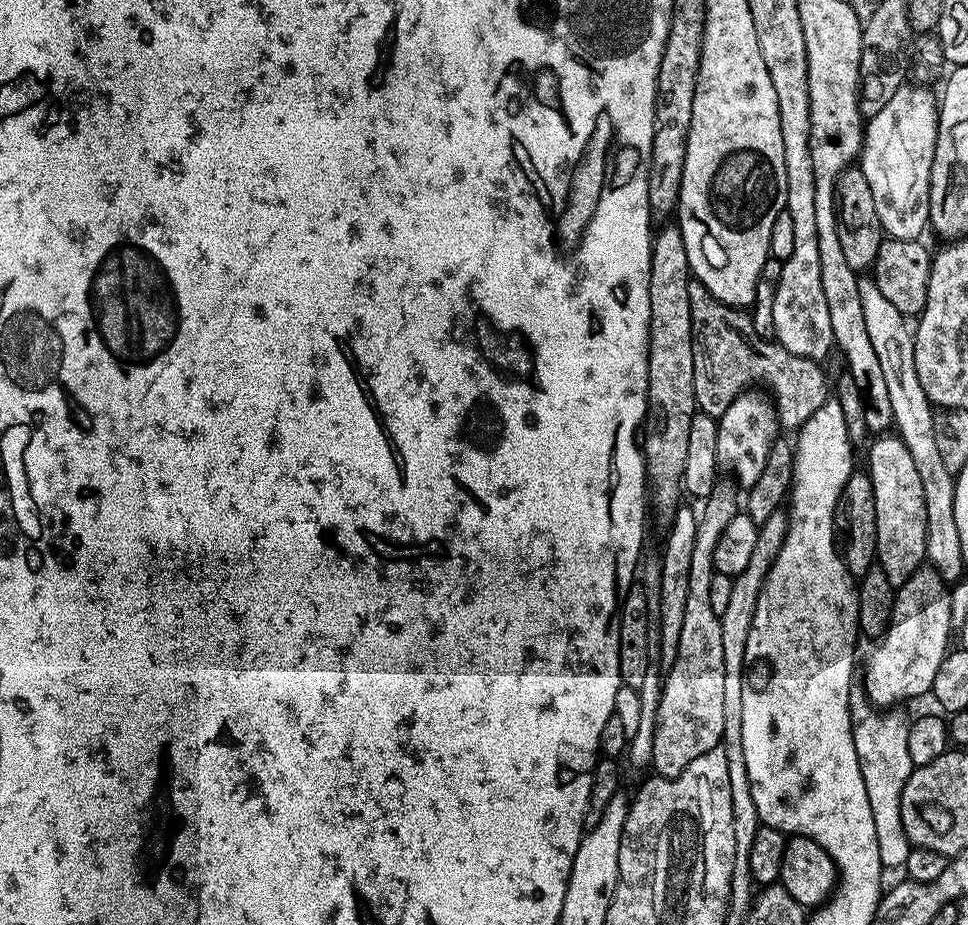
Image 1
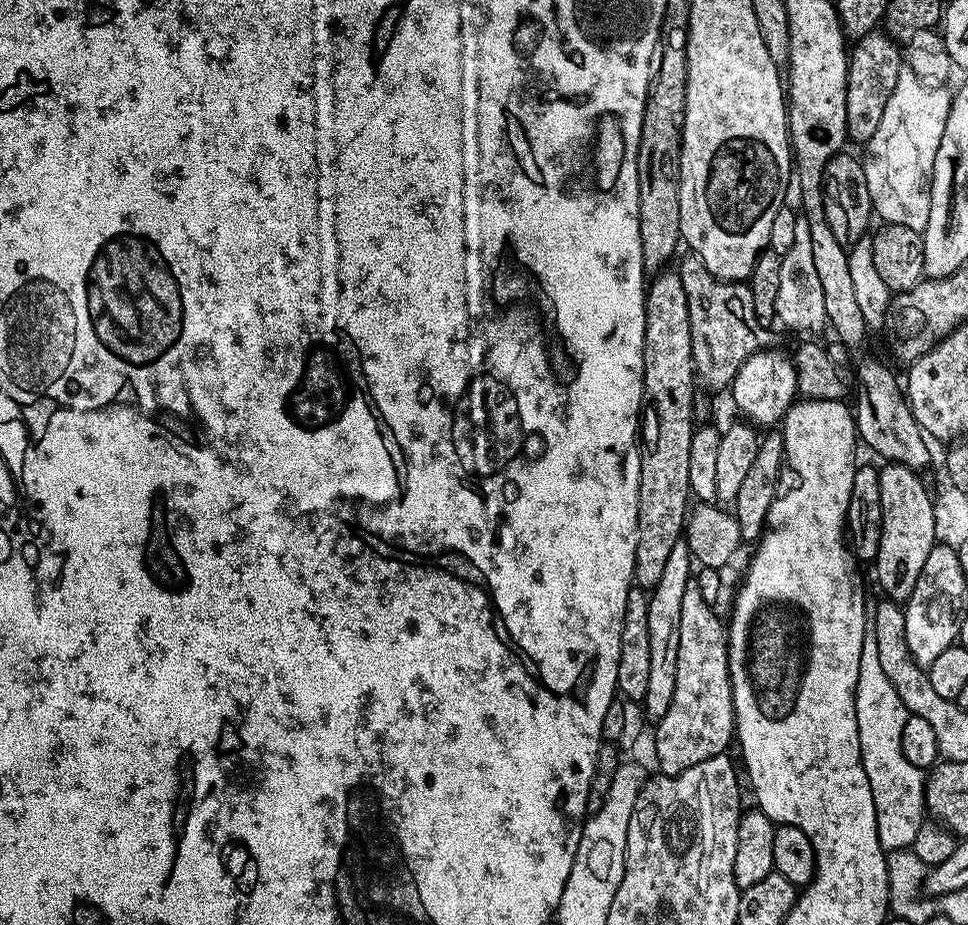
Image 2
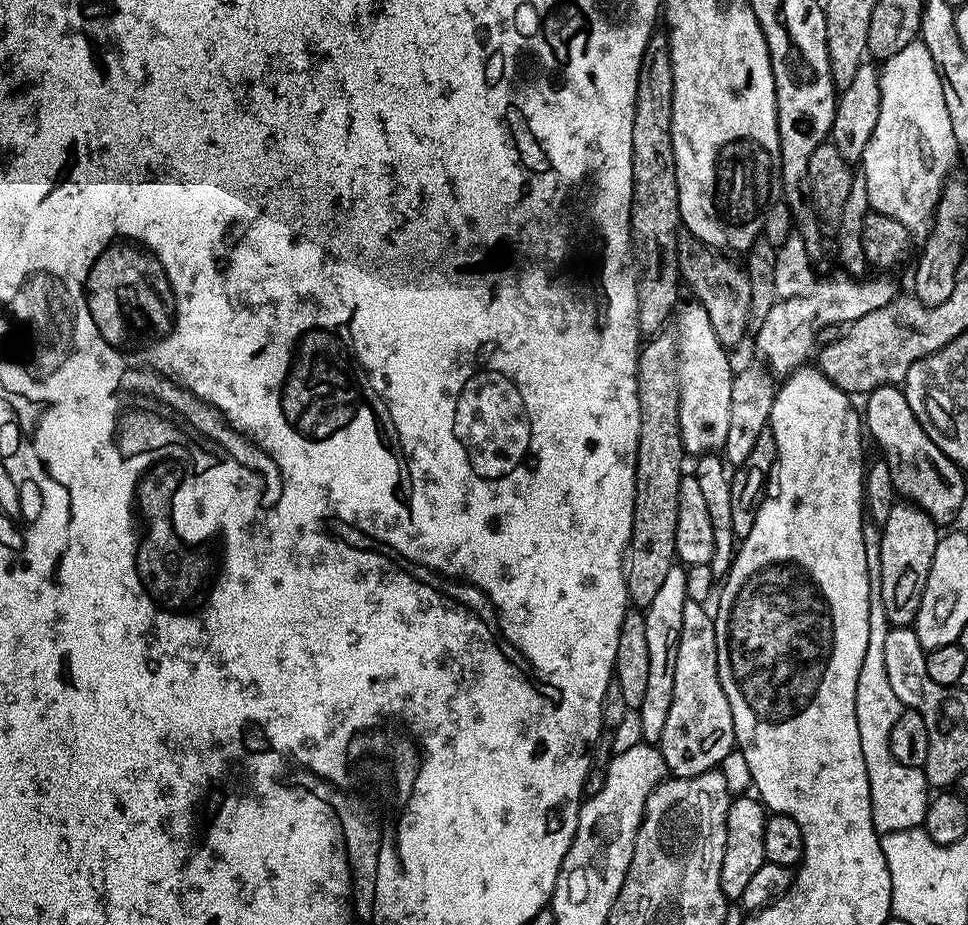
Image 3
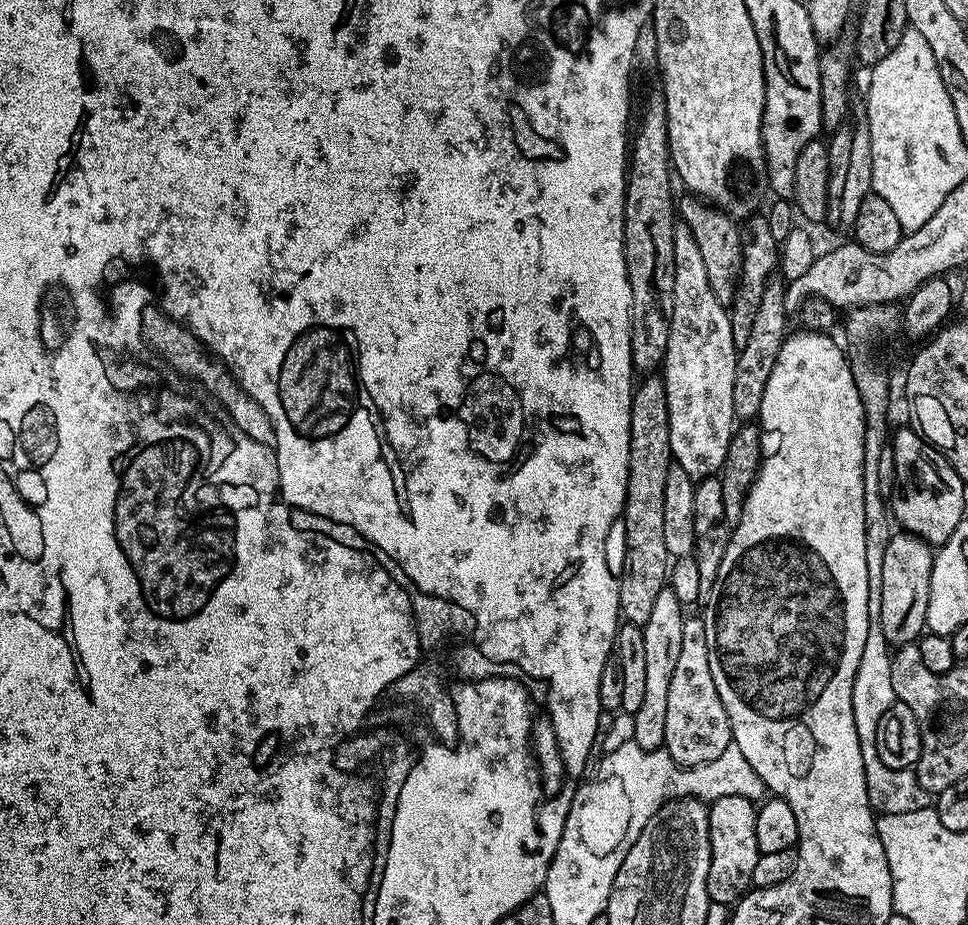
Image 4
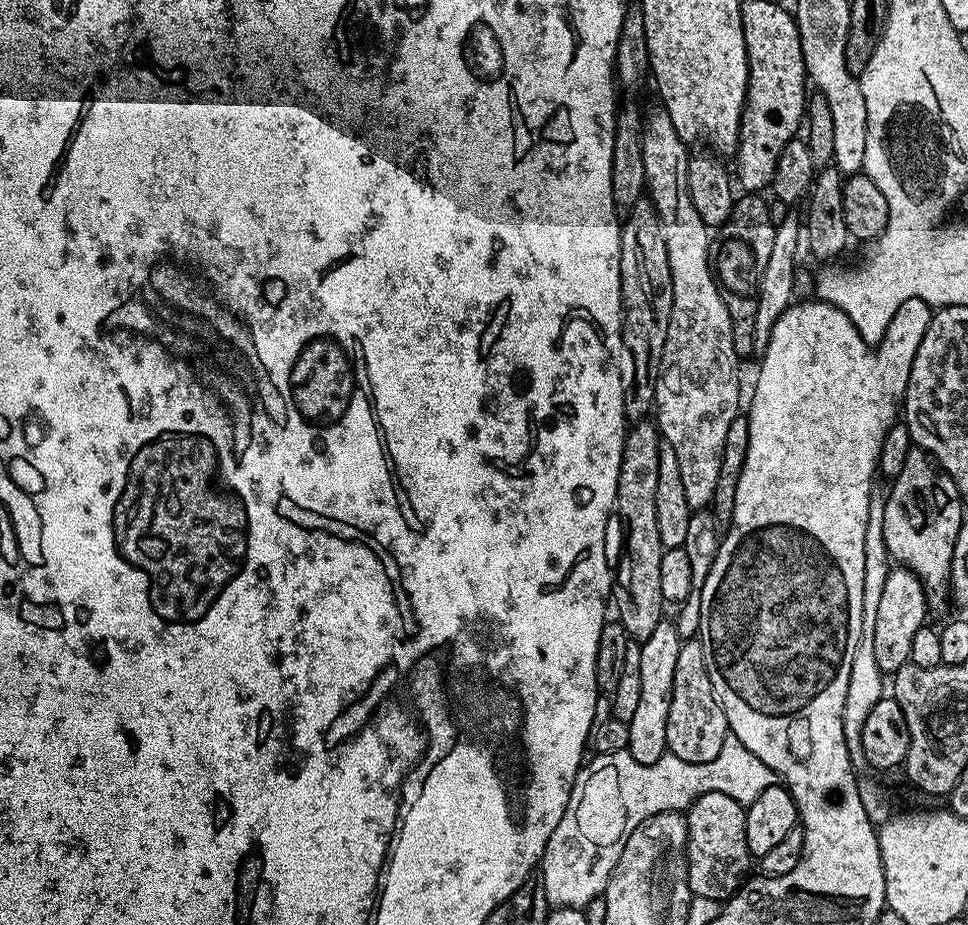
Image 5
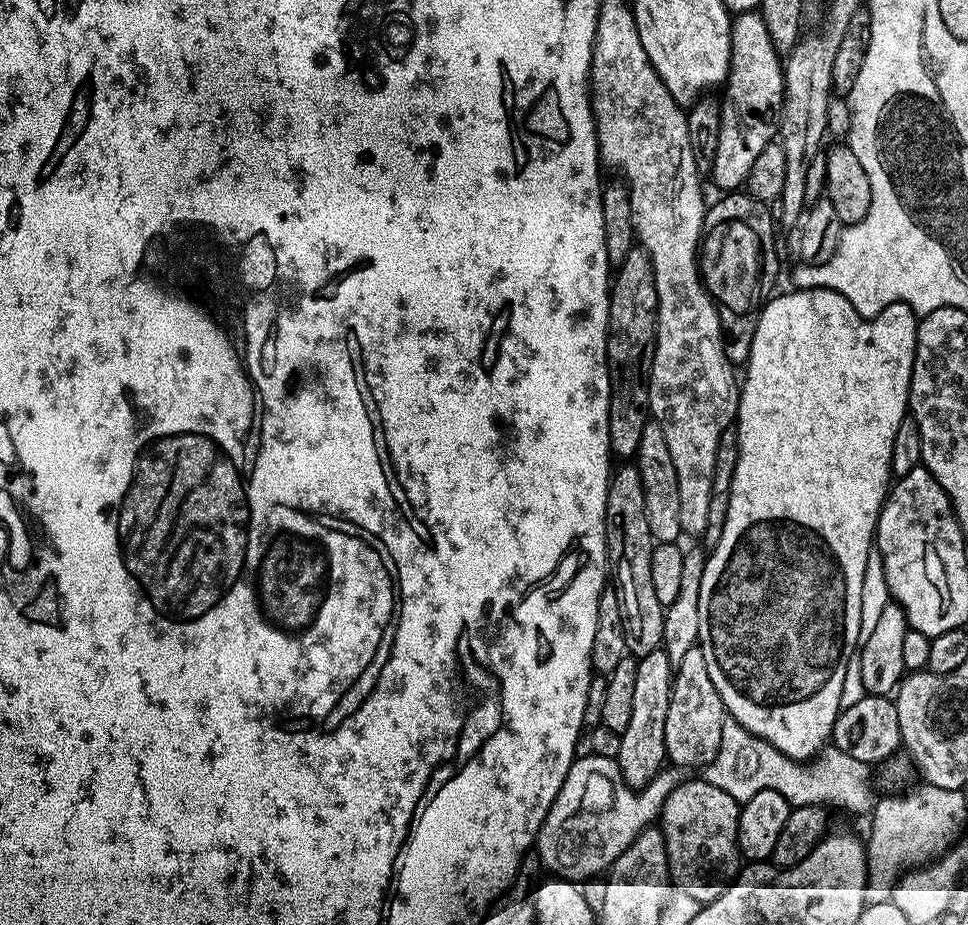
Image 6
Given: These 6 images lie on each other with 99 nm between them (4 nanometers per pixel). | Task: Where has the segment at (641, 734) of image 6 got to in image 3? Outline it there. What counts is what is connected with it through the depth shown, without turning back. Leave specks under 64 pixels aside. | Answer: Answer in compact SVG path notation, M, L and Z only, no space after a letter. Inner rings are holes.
M674 566L666 573L662 587L654 594L650 606L643 609L646 622L646 647L650 650L650 678L646 681L646 694L638 709L642 718L642 734L648 742L659 741L662 726L670 714L670 702L674 702L674 662L678 658L678 638L682 634L682 610L686 610L686 571Z

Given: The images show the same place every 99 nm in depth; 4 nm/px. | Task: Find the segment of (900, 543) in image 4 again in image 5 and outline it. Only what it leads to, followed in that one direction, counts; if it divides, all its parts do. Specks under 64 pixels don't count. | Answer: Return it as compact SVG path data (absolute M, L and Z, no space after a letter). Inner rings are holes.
M896 566L891 569L879 599L878 614L875 615L874 659L881 672L895 674L902 665L910 661L910 645L914 633L926 622L929 615L928 600L924 597L924 587L920 579L908 568Z

